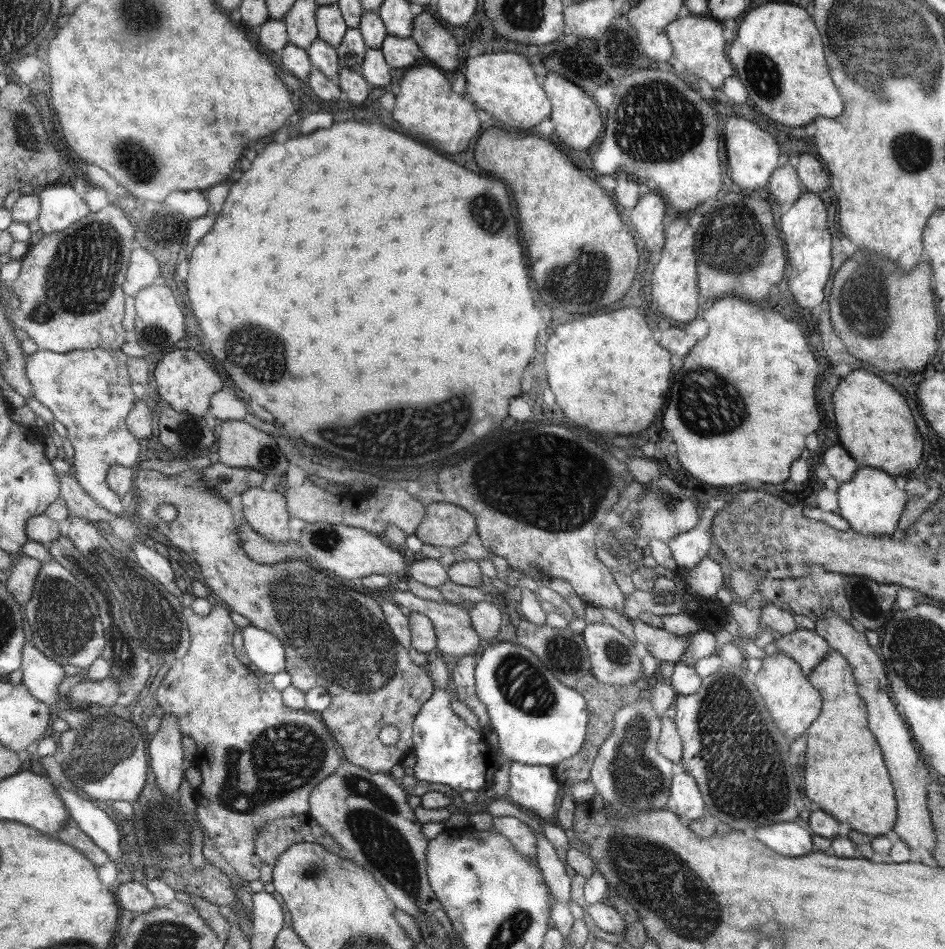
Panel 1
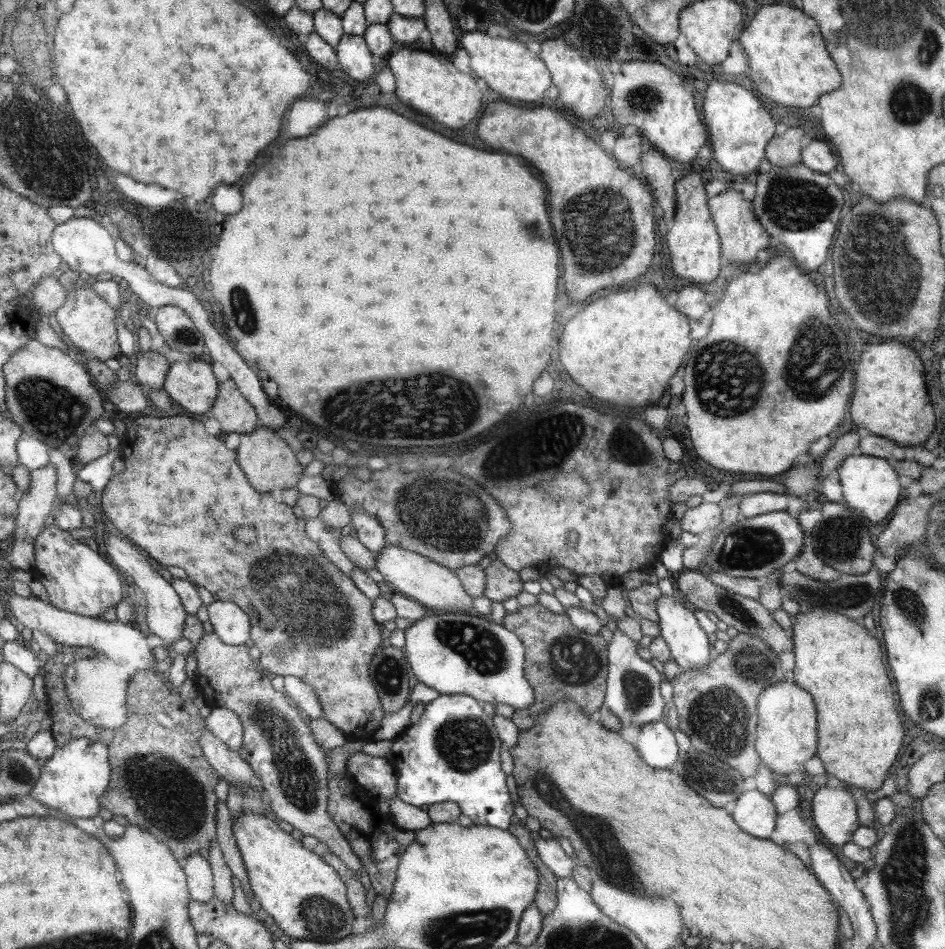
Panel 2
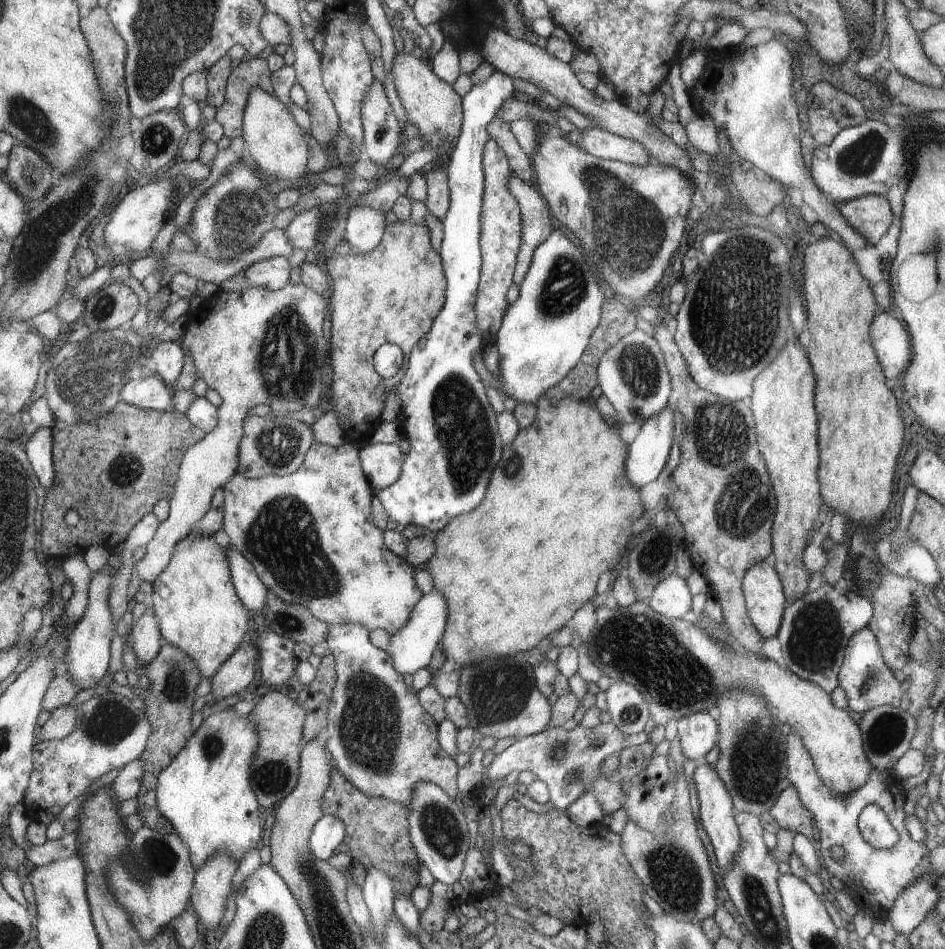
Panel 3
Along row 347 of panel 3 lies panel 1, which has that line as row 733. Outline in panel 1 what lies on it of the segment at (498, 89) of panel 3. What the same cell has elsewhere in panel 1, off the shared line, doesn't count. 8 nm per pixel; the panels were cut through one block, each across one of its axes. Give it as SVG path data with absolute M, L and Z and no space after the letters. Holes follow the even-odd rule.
M434 690L434 696L422 706L415 718L412 752L416 755L414 776L422 782L446 784L453 790L476 790L481 792L490 786L494 773L498 770L496 754L484 742L482 732L469 728L452 710L452 691Z

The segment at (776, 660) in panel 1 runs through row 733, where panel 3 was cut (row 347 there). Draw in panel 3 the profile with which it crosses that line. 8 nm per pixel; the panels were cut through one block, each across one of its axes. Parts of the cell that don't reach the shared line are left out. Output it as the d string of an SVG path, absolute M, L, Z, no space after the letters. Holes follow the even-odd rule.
M794 338L794 340L786 342L786 348L782 348L782 352L780 352L778 360L774 360L774 364L770 364L770 368L766 368L766 372L762 372L762 376L758 376L758 380L754 380L754 396L752 396L752 410L754 417L757 420L756 428L758 444L762 444L762 456L766 456L766 460L768 460L768 466L770 466L770 477L773 482L773 490L777 498L777 516L775 526L773 528L773 553L771 555L771 559L775 562L773 568L776 570L777 576L781 580L781 584L785 586L786 597L789 597L791 602L800 598L800 594L802 594L802 592L806 590L806 586L808 586L808 574L806 574L804 561L802 561L802 552L805 552L804 546L807 546L806 532L810 530L812 522L816 520L816 516L818 516L818 508L820 508L821 494L818 494L818 490L821 490L821 488L820 482L817 480L817 472L819 470L818 448L820 446L820 442L816 440L816 430L820 427L820 418L816 418L816 408L814 408L814 394L816 394L816 392L814 392L814 382L816 382L816 378L814 378L814 372L812 372L812 364L810 364L810 360L808 360L808 352L804 350L802 342L800 342L798 338Z

